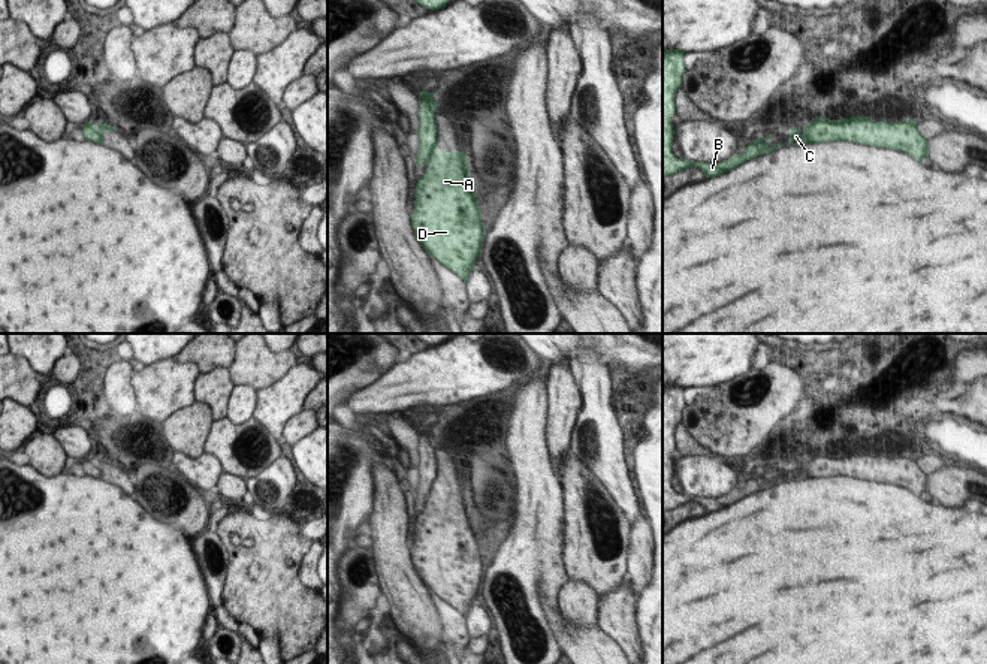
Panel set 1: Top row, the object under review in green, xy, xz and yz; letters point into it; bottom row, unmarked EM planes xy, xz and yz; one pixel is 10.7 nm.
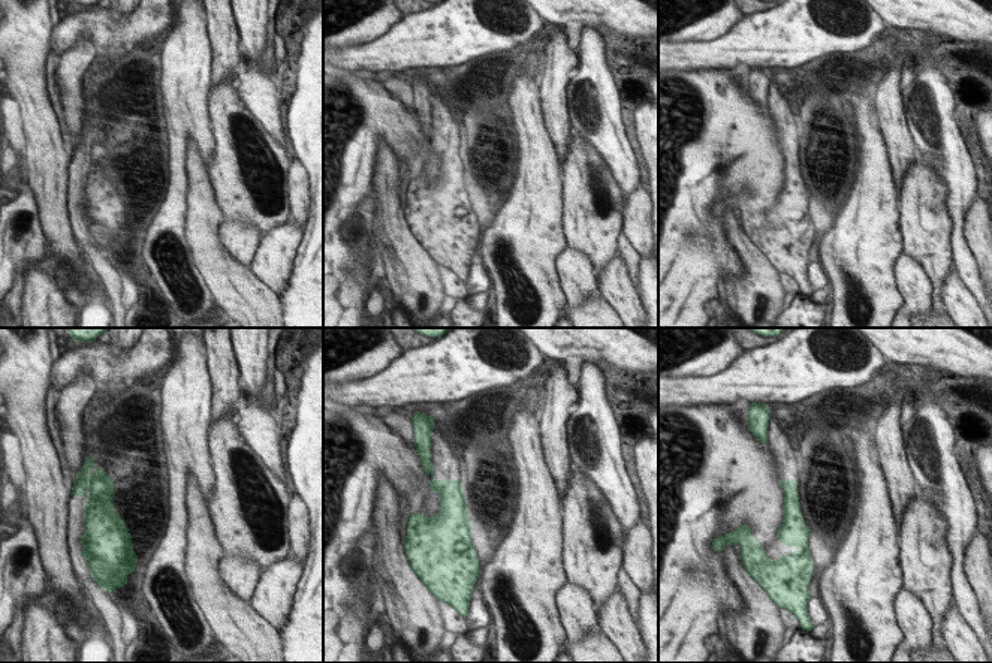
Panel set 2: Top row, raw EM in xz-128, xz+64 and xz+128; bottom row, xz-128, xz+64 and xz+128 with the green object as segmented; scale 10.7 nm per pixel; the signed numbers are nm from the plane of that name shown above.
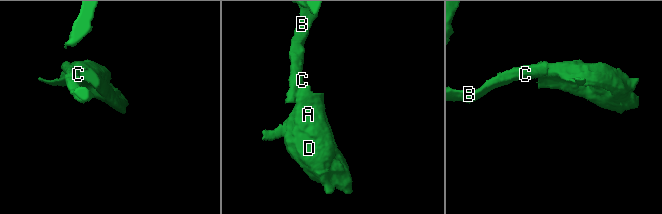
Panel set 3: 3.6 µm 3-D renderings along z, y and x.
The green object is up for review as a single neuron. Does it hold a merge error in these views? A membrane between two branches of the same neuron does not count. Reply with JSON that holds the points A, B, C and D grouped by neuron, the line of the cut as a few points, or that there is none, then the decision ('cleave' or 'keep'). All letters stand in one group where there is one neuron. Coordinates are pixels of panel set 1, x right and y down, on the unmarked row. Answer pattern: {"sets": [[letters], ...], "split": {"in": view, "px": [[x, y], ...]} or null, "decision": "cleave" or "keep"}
{"sets": [["A", "D"], ["B", "C"]], "split": {"in": "xz", "px": [[437, 474], [426, 495]]}, "decision": "cleave"}

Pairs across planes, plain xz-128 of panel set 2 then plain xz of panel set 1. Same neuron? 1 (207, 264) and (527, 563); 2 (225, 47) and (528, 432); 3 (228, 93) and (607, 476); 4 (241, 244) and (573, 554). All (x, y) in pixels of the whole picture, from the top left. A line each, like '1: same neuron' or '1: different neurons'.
1: different neurons
2: different neurons
3: different neurons
4: different neurons

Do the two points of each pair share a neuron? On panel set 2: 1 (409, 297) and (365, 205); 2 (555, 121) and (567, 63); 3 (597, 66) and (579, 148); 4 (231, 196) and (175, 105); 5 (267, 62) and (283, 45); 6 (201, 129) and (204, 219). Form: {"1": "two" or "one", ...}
{"1": "two", "2": "one", "3": "two", "4": "two", "5": "one", "6": "two"}

